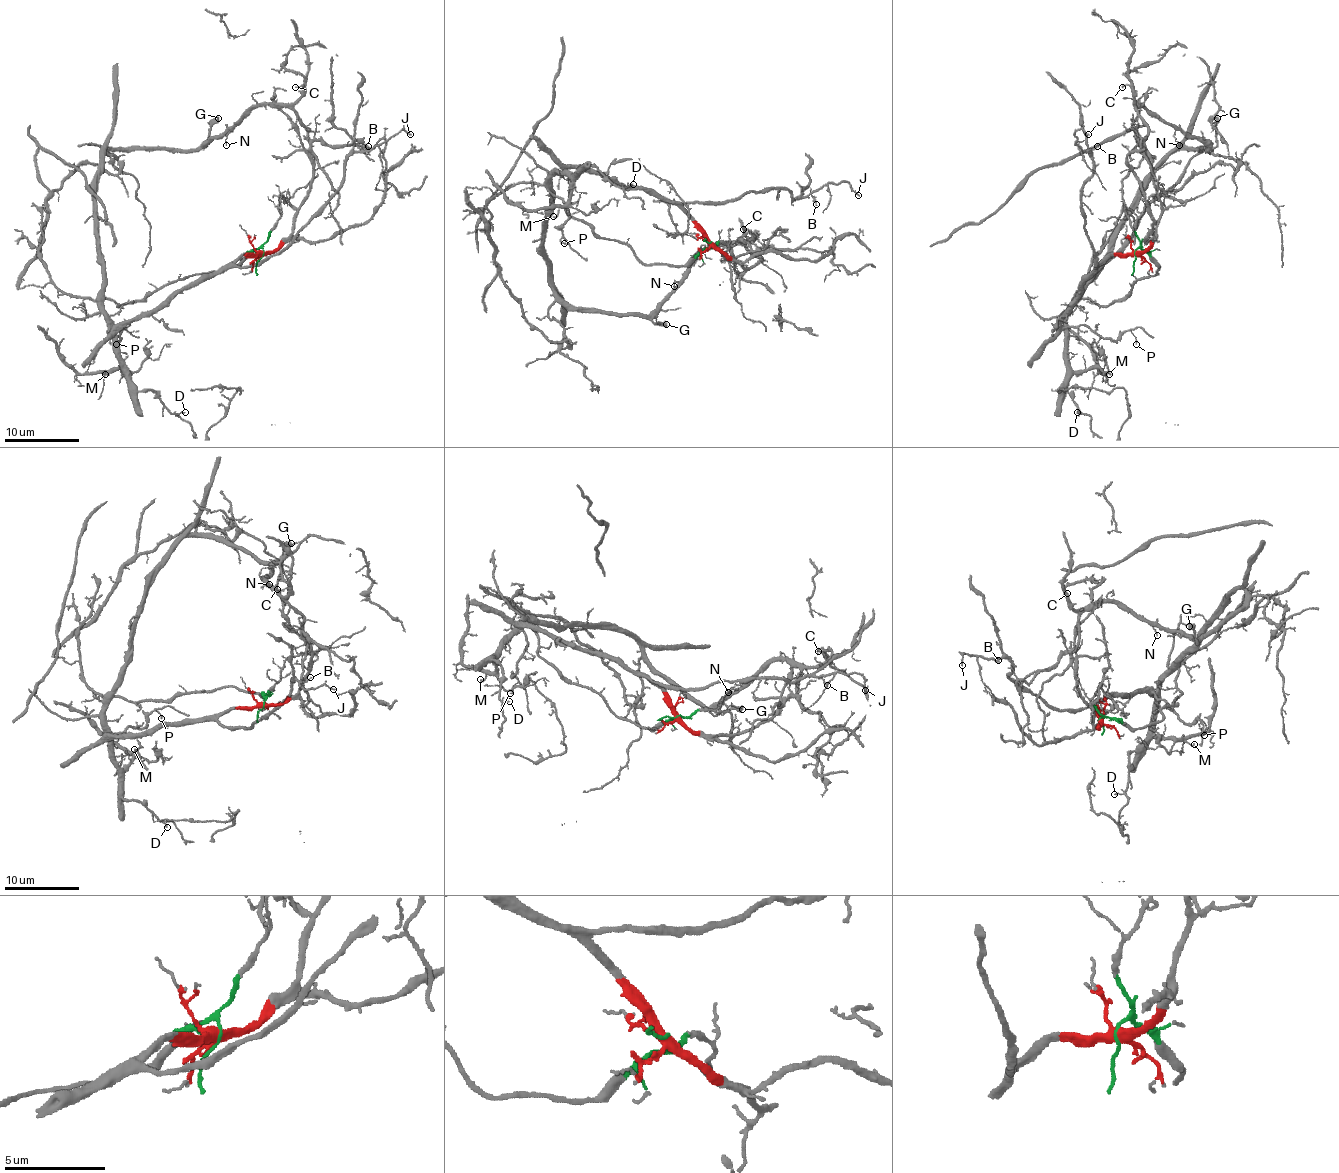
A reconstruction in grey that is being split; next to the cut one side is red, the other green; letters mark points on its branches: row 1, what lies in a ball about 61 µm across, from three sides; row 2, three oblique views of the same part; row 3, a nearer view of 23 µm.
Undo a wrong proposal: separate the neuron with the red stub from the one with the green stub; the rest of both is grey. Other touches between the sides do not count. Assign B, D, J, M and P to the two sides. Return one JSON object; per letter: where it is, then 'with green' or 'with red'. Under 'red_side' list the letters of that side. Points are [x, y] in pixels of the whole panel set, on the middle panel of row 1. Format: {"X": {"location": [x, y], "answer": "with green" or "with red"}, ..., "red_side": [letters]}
{"B": {"location": [816, 204], "answer": "with red"}, "D": {"location": [633, 184], "answer": "with green"}, "J": {"location": [858, 195], "answer": "with red"}, "M": {"location": [553, 216], "answer": "with green"}, "P": {"location": [564, 243], "answer": "with red"}, "red_side": ["B", "J", "P"]}

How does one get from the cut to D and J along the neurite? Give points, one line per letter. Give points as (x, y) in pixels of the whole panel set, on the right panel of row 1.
D: (1135, 254), (1141, 248), (1158, 273), (1107, 305), (1081, 299), (1066, 320), (1058, 391), (1077, 412)
J: (1135, 254), (1109, 254), (1096, 267), (1081, 205), (1092, 160), (1075, 132), (1088, 134)

